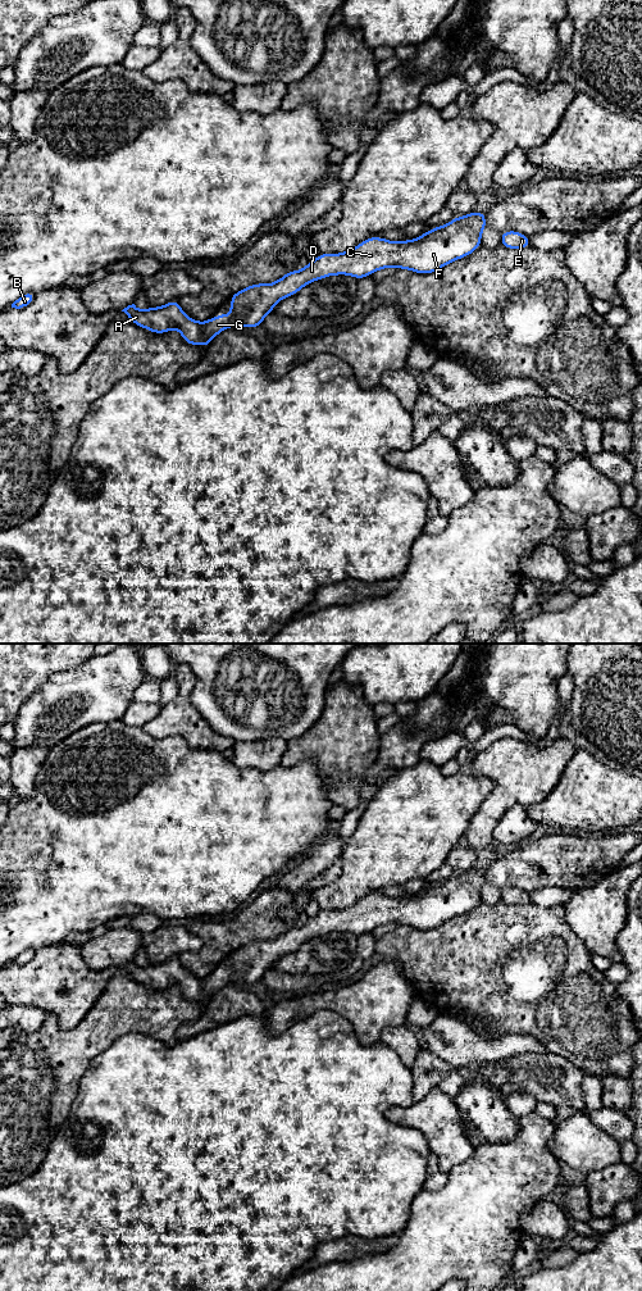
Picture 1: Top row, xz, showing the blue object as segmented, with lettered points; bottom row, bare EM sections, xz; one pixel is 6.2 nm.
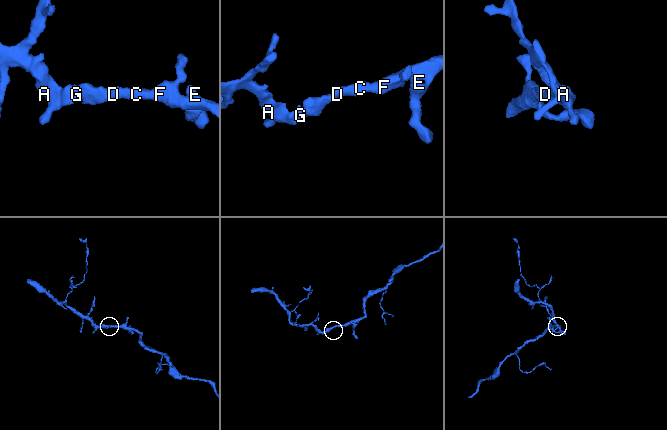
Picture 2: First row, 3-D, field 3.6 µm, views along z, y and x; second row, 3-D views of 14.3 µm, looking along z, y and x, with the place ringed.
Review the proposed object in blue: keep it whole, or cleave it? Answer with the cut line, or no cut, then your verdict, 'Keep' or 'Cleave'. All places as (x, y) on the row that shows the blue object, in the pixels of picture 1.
No split. Keep

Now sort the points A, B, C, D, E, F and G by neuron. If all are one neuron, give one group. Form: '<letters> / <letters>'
A B C D E F G

